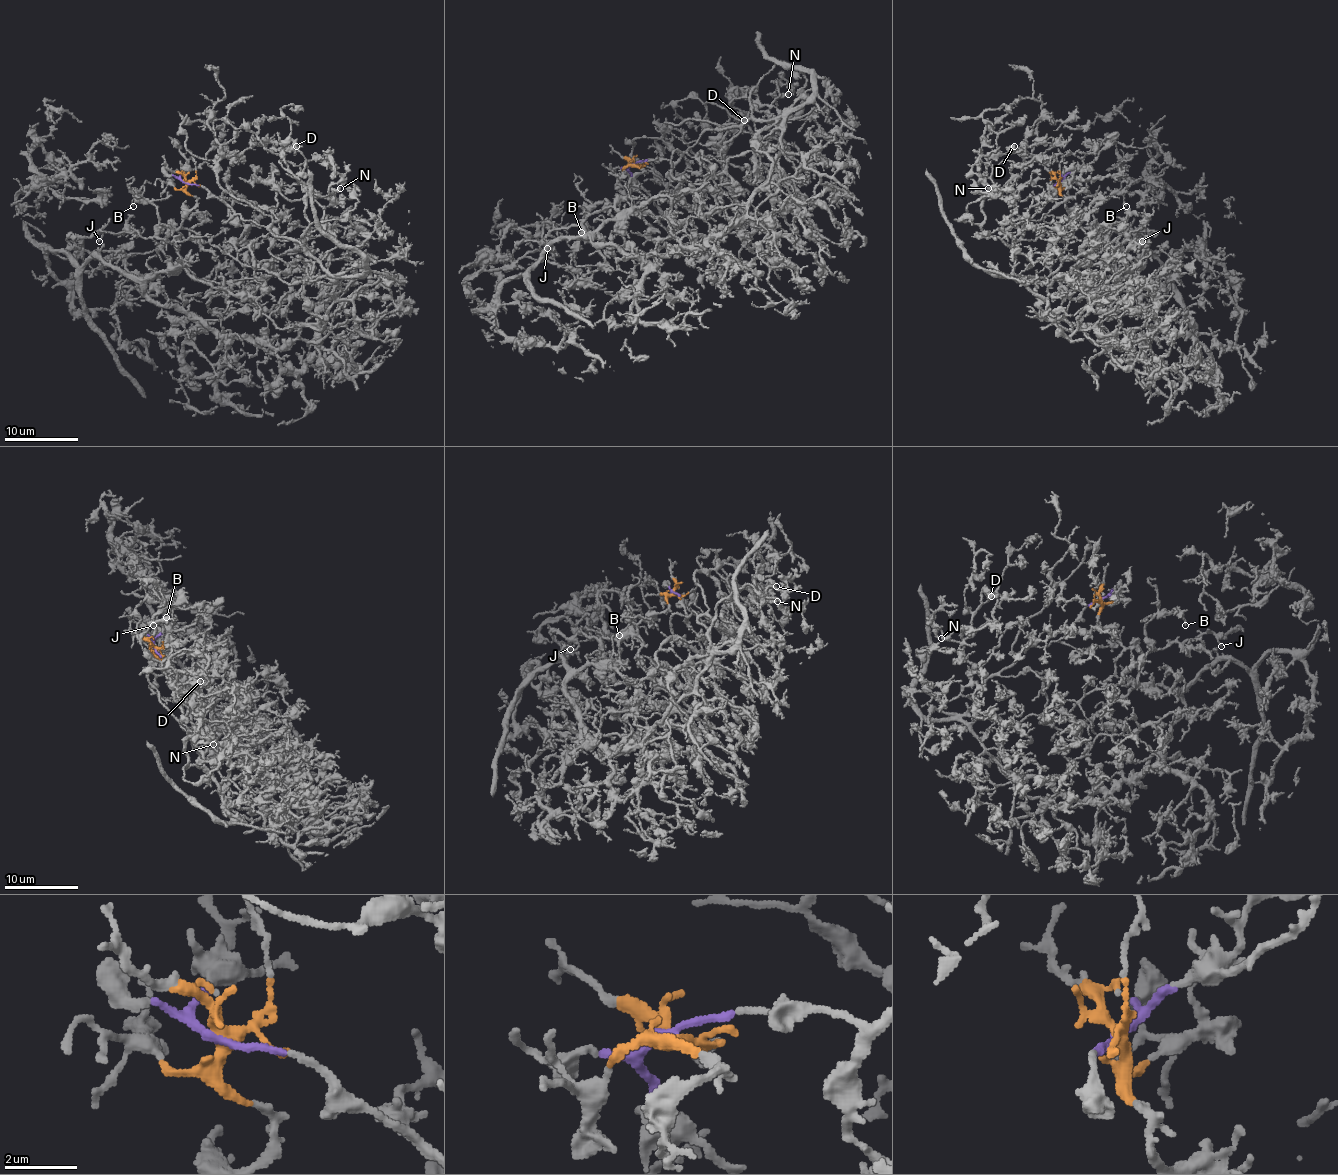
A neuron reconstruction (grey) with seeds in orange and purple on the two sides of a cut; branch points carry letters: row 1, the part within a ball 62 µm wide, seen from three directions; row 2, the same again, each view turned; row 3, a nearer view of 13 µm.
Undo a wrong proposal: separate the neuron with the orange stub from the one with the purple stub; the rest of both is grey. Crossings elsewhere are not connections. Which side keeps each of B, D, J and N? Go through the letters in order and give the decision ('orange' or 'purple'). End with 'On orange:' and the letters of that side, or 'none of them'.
B: orange
D: purple
J: orange
N: purple
On orange: B, J

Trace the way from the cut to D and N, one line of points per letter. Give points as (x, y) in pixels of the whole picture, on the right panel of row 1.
D: (1058, 182), (1055, 204), (1020, 237), (1007, 245), (986, 234), (981, 201), (994, 188), (997, 158), (1014, 145)
N: (1058, 182), (1055, 204), (1023, 225), (1010, 245), (983, 230), (981, 202), (997, 197), (988, 188)

